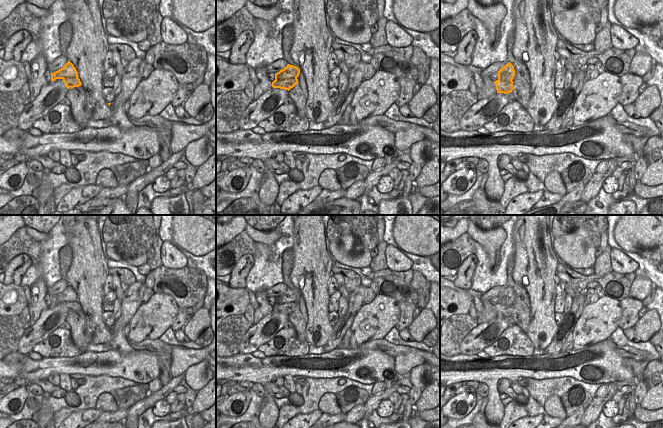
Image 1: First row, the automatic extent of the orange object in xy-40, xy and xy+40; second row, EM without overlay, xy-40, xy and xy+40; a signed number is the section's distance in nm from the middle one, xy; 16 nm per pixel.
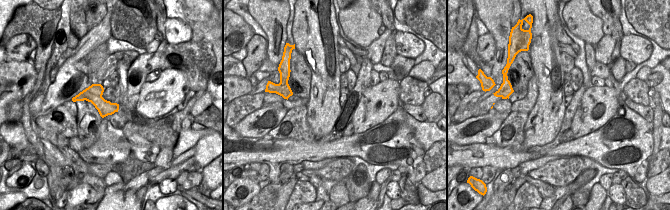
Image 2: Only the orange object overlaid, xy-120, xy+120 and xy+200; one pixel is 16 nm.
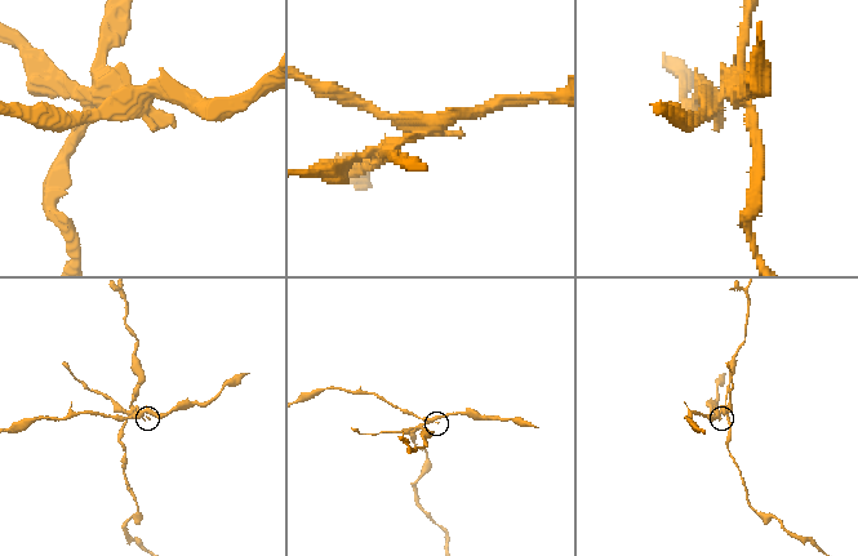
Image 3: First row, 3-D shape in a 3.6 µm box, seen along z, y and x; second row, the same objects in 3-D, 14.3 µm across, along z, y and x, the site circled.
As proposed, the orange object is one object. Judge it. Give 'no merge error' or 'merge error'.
merge error

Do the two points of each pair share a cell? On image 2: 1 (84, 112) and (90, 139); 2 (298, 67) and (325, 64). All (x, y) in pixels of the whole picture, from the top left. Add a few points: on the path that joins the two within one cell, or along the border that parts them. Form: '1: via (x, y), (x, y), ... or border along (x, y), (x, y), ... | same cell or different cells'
1: via (87, 119), (88, 132) | same cell
2: border along (295, 48), (303, 57), (310, 70), (310, 89) | different cells

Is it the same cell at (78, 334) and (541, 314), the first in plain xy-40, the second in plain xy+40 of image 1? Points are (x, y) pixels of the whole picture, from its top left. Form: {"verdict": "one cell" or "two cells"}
{"verdict": "two cells"}

